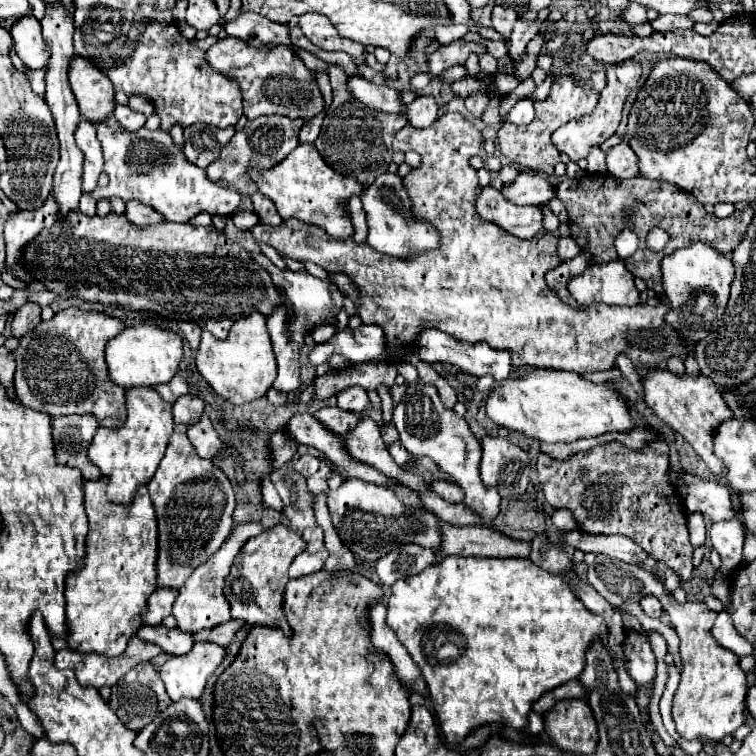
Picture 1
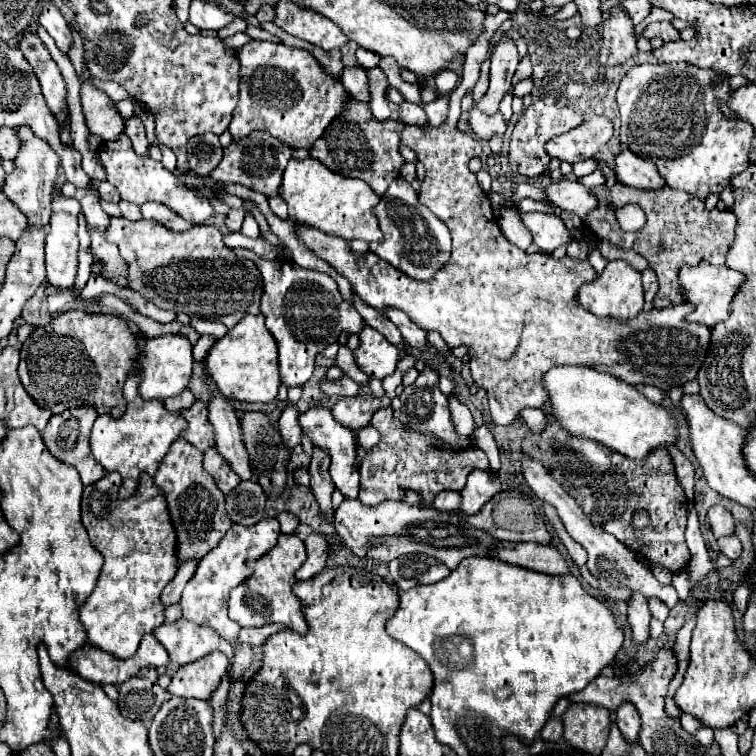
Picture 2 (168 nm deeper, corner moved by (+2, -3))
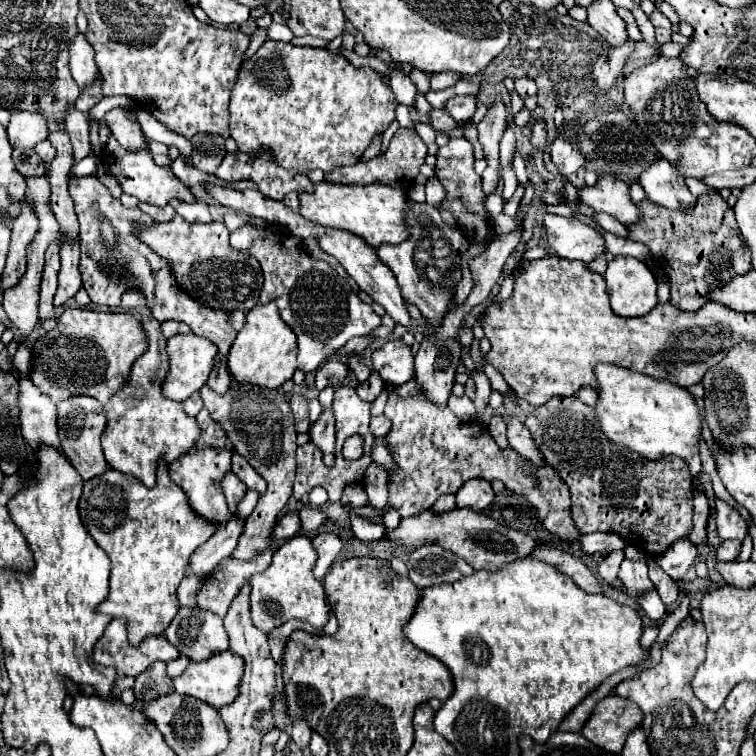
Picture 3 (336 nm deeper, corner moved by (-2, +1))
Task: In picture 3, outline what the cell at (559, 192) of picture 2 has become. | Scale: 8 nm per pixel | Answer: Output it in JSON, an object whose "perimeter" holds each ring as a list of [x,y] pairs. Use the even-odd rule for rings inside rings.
{"perimeter":[[[612,174],[598,176],[594,186],[584,186],[578,194],[582,204],[588,204],[596,212],[608,212],[622,224],[630,224],[640,218],[636,204],[628,196],[628,184]]]}

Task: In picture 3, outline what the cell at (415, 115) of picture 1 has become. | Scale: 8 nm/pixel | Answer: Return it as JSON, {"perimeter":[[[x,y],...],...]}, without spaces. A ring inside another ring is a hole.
{"perimeter":[[[456,96],[450,98],[444,106],[444,110],[454,118],[454,120],[470,120],[474,110],[476,110],[476,102],[472,96]]]}

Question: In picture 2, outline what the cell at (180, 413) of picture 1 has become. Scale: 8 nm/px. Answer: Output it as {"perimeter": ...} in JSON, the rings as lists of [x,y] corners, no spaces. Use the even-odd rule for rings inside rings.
{"perimeter":[[[196,400],[192,408],[182,410],[182,416],[188,420],[188,430],[182,434],[184,440],[188,440],[192,446],[200,448],[202,452],[216,444],[214,442],[214,428],[208,422],[208,408],[204,402]]]}

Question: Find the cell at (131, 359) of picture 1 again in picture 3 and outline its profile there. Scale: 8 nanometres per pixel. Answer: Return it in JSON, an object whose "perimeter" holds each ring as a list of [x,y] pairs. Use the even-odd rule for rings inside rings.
{"perimeter":[[[190,332],[168,338],[166,352],[168,352],[168,374],[162,380],[162,394],[174,402],[184,402],[188,396],[192,396],[196,390],[200,390],[206,384],[218,348],[210,340]]]}

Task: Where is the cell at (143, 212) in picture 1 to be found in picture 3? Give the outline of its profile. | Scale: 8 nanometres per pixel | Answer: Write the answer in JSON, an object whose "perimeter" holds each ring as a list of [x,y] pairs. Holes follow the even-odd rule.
{"perimeter":[[[170,200],[170,206],[180,214],[186,222],[212,222],[212,216],[208,212],[208,206],[204,202],[186,204],[182,200]]]}

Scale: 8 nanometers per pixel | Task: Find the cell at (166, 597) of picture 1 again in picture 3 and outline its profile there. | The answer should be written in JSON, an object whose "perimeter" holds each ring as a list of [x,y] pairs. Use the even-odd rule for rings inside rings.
{"perimeter":[[[232,518],[228,524],[220,526],[210,540],[200,544],[190,556],[186,576],[206,576],[224,556],[230,556],[238,544],[244,522]]]}

